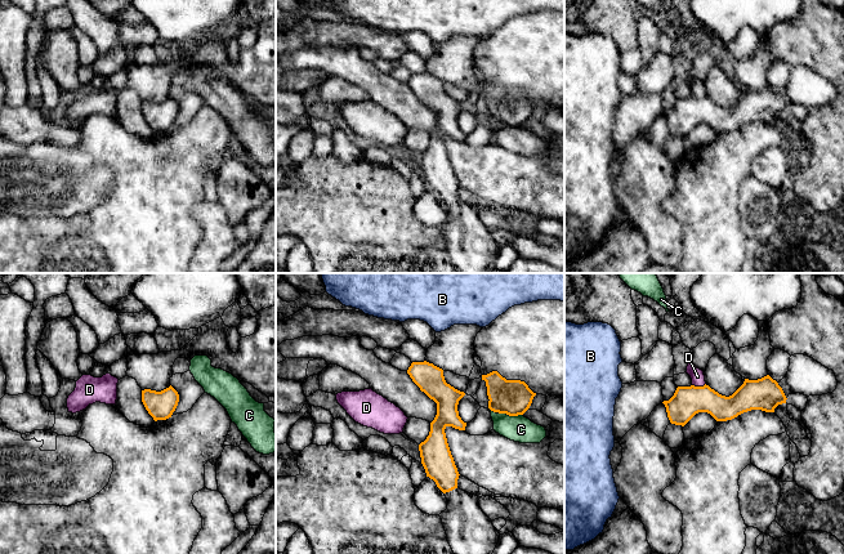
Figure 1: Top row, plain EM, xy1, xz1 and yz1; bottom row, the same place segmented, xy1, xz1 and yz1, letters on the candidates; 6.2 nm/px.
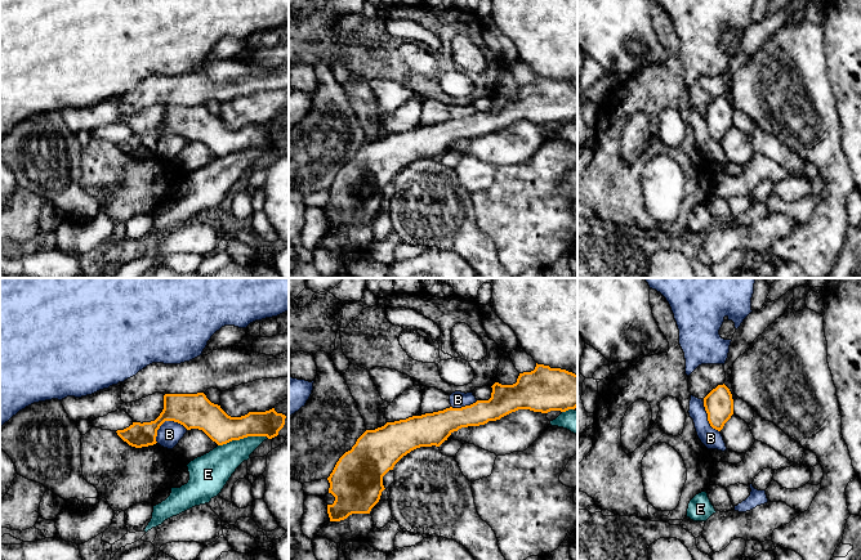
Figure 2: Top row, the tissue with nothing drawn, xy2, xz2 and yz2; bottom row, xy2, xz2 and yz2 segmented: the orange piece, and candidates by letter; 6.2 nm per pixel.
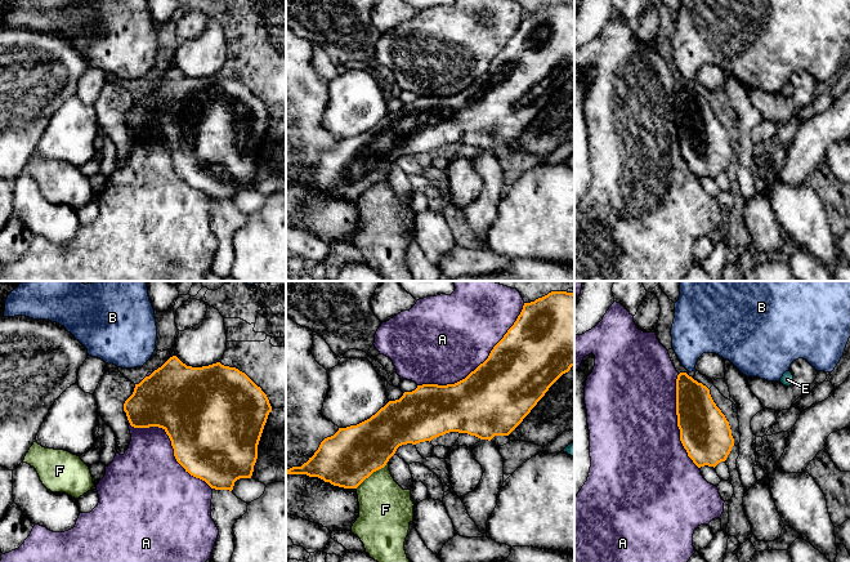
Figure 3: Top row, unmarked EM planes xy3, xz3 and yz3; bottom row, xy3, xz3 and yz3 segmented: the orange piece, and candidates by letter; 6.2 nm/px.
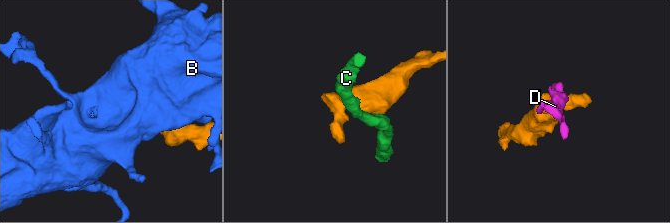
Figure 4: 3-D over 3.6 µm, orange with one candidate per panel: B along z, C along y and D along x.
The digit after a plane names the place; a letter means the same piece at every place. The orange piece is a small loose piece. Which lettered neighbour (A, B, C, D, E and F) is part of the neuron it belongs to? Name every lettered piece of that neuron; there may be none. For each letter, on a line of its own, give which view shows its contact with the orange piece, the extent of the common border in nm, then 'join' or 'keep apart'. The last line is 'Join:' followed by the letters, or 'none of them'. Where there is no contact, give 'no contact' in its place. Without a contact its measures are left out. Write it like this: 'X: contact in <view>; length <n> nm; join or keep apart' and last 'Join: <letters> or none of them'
A: contact in xz3; length 850 nm; keep apart
B: contact in xy2; length 220 nm; keep apart
C: contact in xz1; length 150 nm; keep apart
D: contact in yz1; length 90 nm; keep apart
E: contact in xy2; length 320 nm; keep apart
F: contact in xz3; length 260 nm; keep apart
Join: none of them

